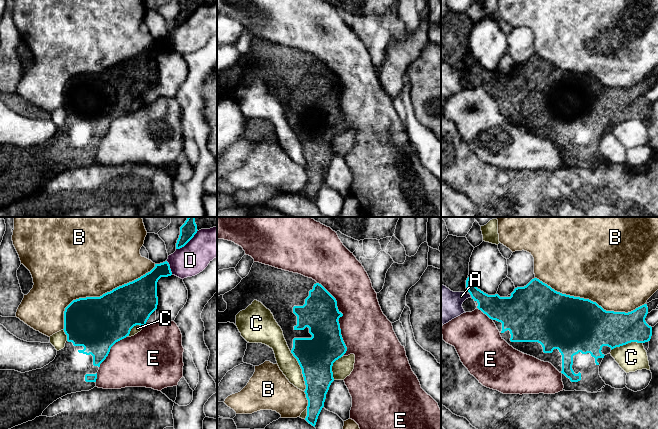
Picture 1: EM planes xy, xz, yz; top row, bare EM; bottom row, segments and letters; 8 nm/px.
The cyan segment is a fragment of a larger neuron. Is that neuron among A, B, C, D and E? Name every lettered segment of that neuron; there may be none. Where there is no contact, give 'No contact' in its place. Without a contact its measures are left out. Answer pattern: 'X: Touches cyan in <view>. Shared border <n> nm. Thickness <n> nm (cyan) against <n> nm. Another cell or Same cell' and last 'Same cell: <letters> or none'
A: Touches cyan in yz. Shared border 40 nm. Thickness 190 nm (cyan) against 280 nm. Another cell
B: Touches cyan in xy. Shared border 900 nm. Thickness 440 nm (cyan) against 480 nm. Another cell
C: Touches cyan in xz. Shared border 340 nm. Thickness 300 nm (cyan) against 160 nm. Another cell
D: Touches cyan in xy. Shared border 240 nm. Thickness 130 nm (cyan) against 260 nm. Another cell
E: Touches cyan in xz. Shared border 650 nm. Thickness 300 nm (cyan) against 400 nm. Another cell
Same cell: none

